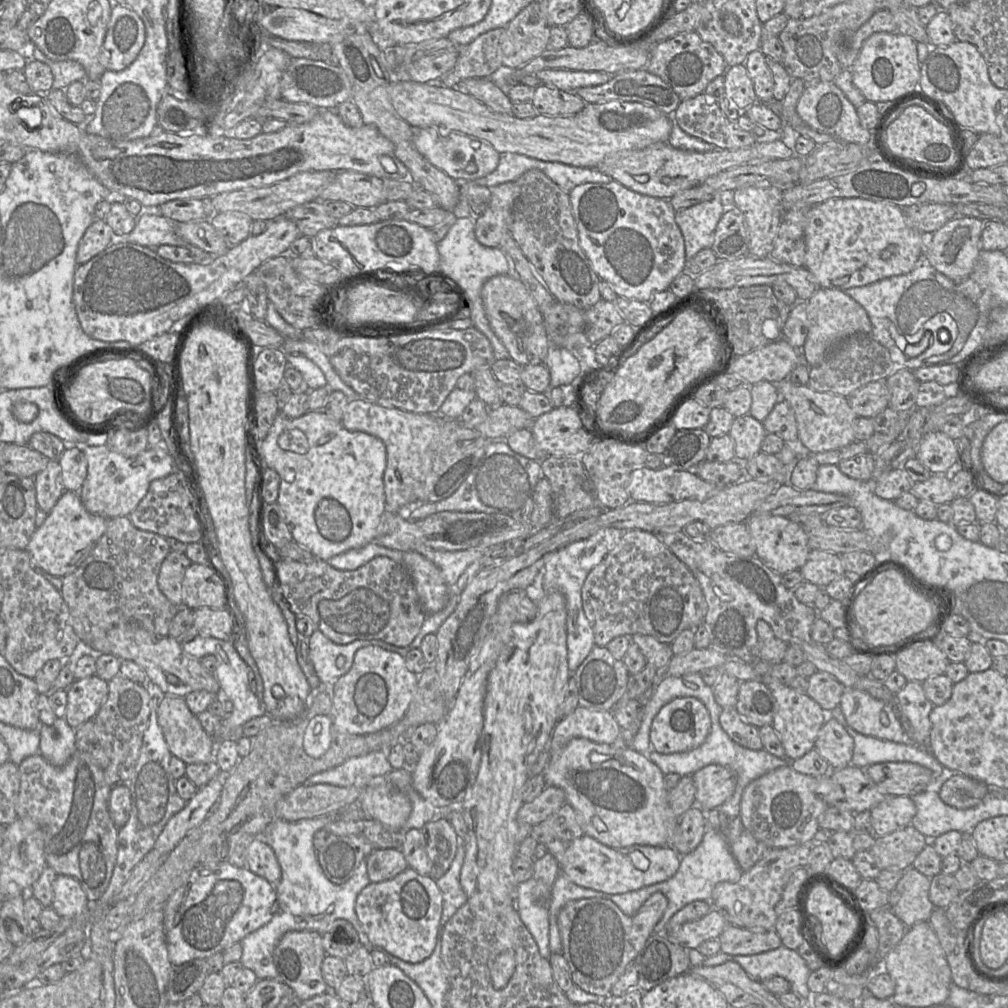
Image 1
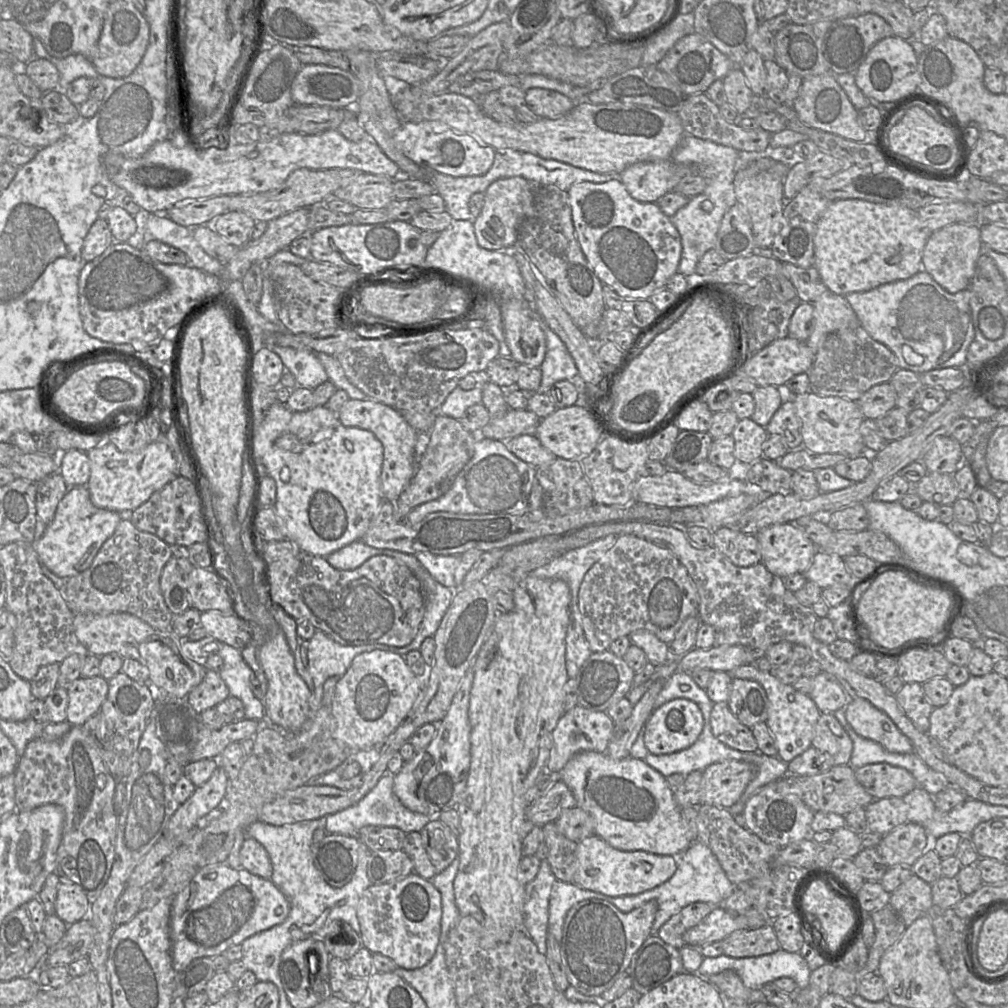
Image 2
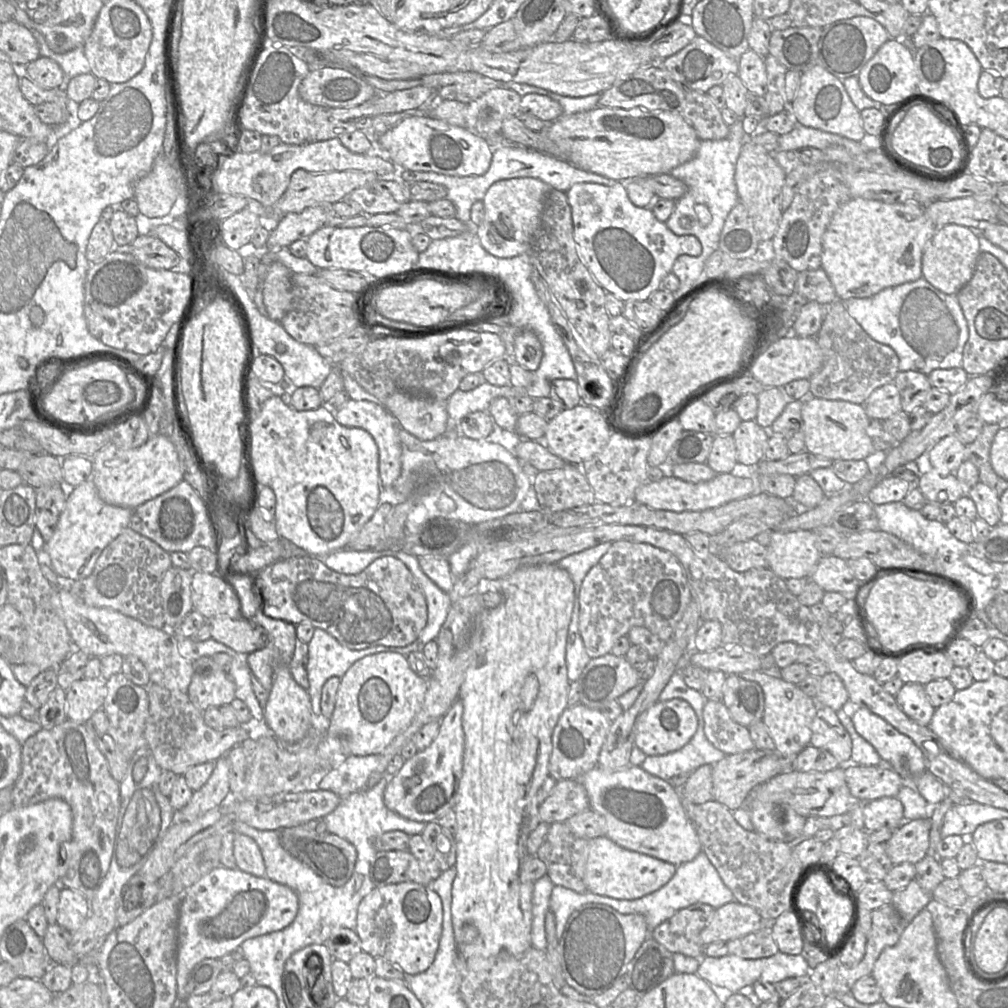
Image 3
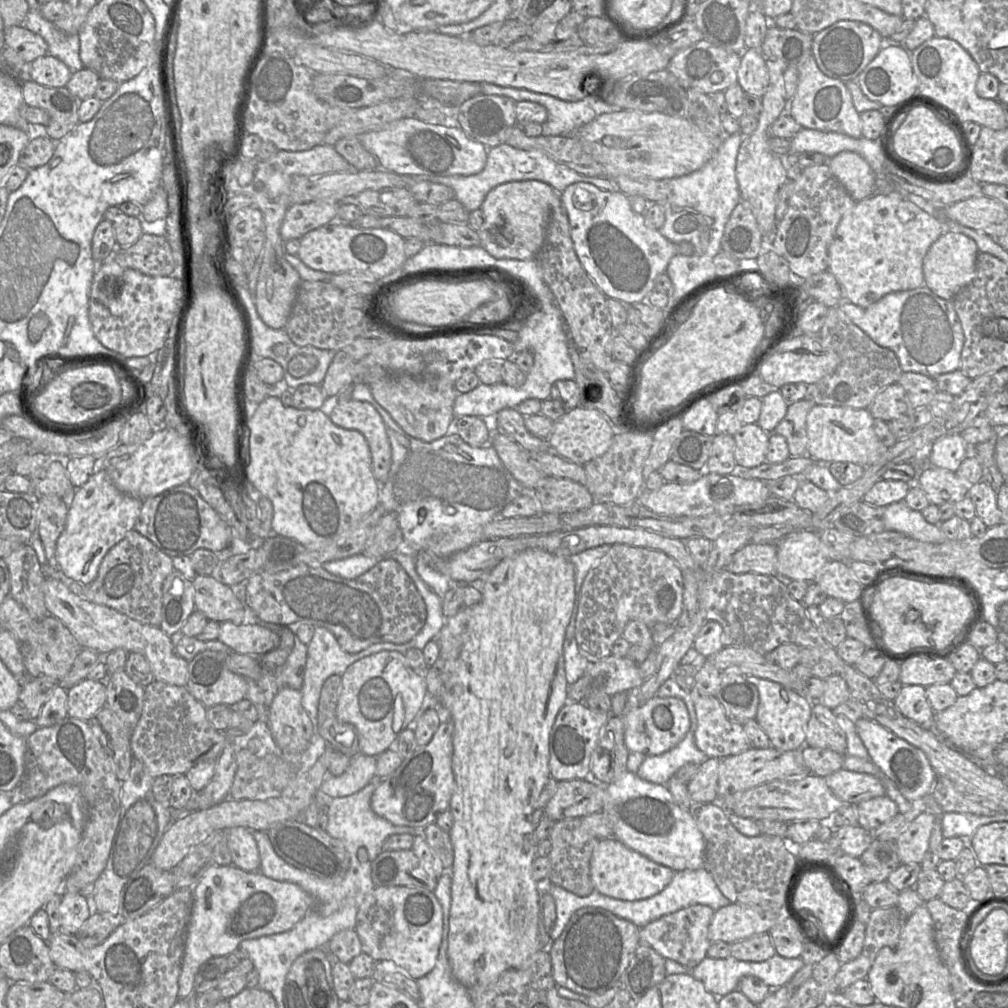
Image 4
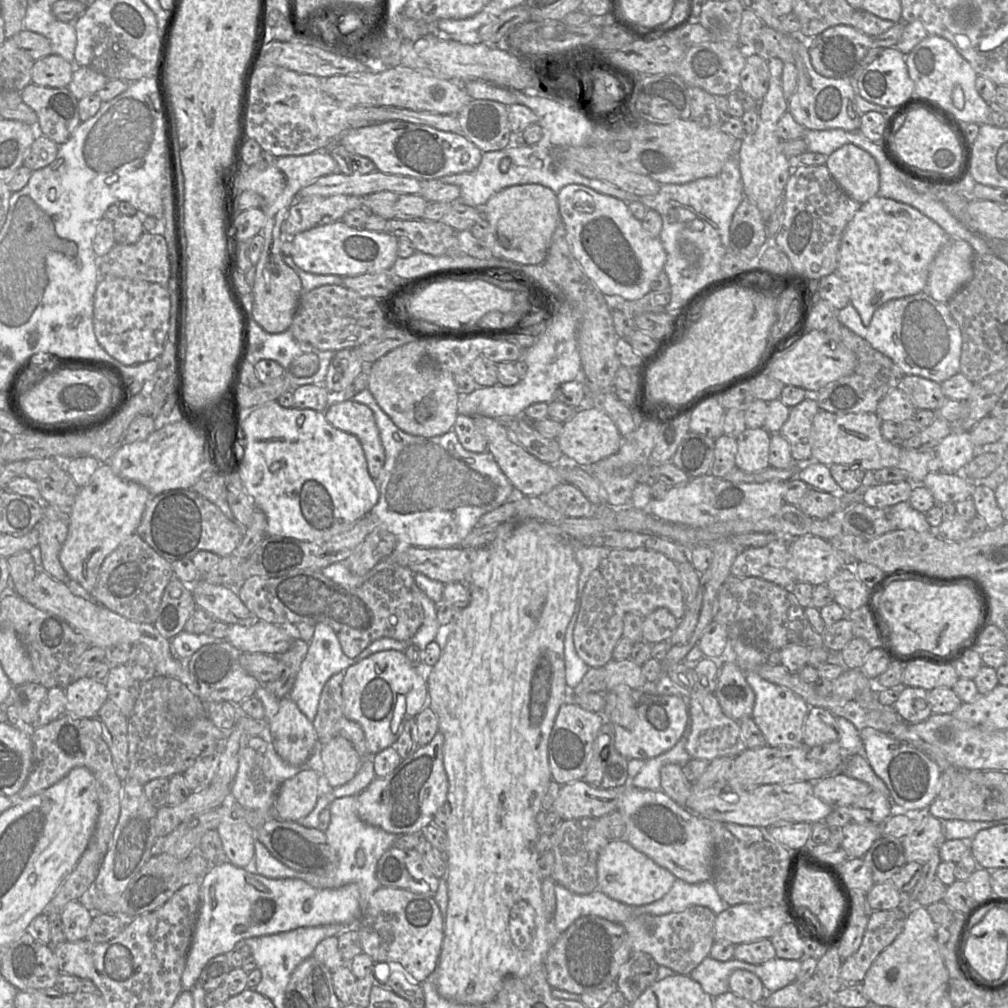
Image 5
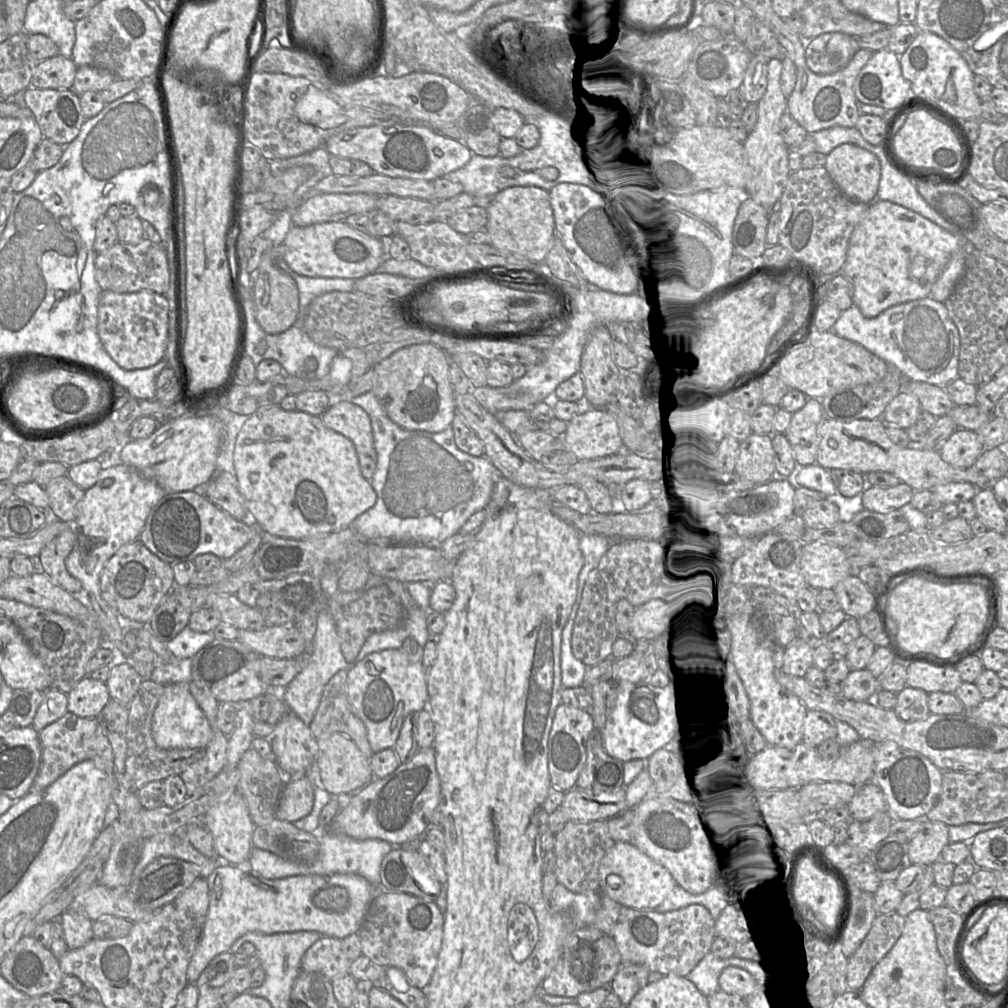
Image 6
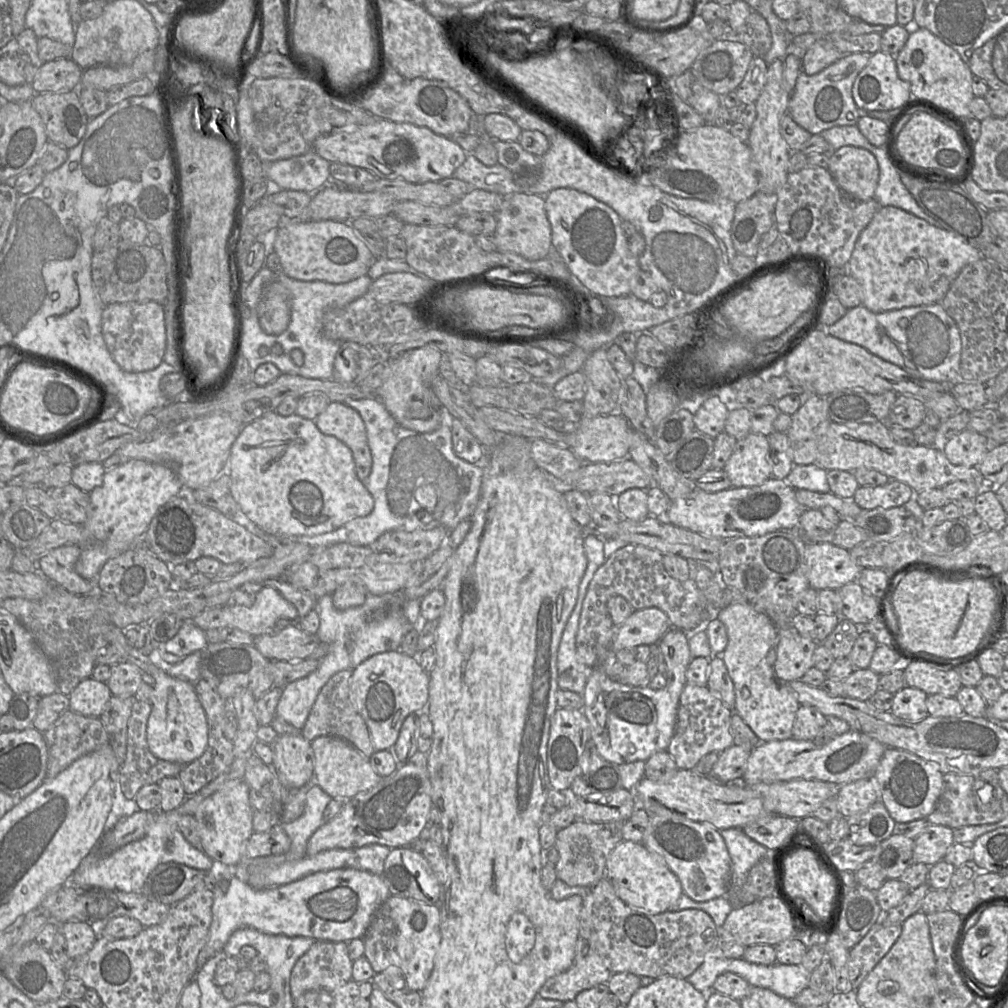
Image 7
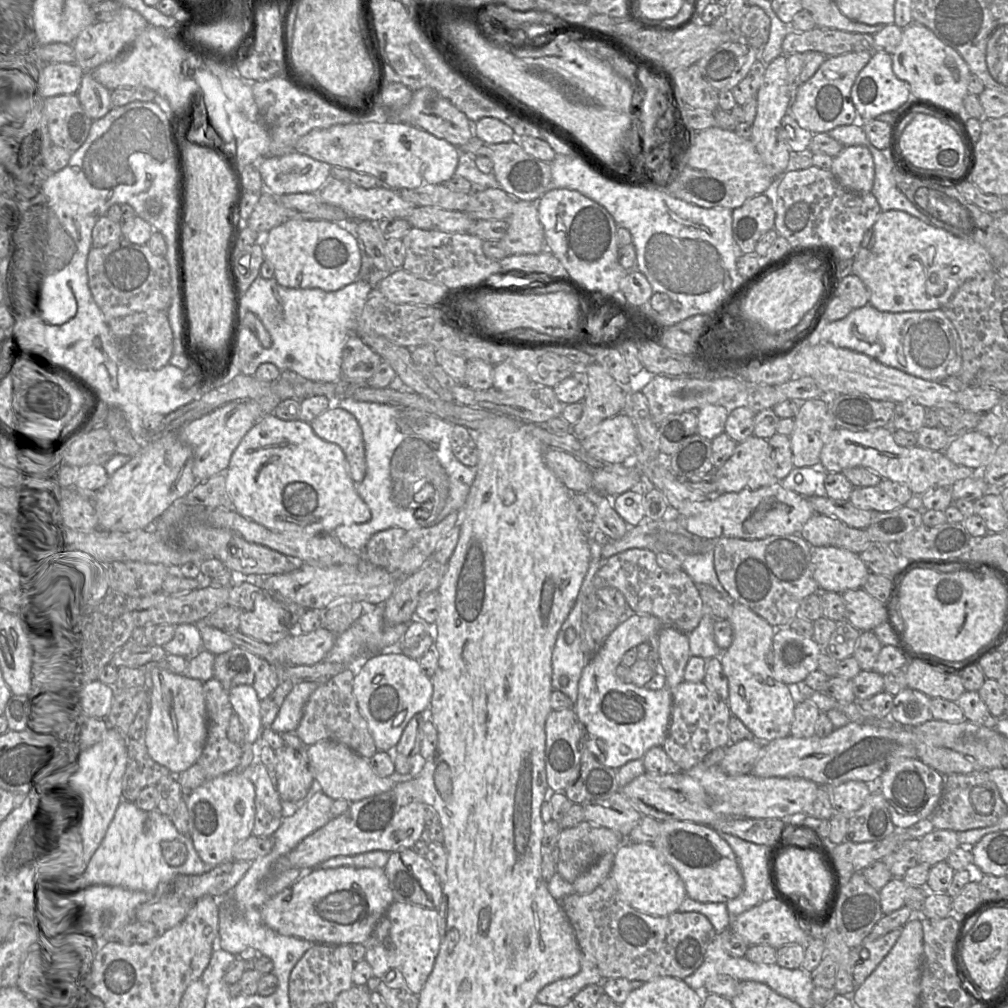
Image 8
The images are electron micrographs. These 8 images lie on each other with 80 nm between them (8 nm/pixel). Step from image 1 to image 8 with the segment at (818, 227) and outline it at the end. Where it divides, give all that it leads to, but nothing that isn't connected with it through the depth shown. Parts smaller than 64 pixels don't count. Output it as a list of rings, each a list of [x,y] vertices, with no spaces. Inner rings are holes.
[[[901,210],[881,211],[875,224],[865,233],[858,253],[853,258],[852,266],[852,273],[858,276],[869,290],[869,304],[879,311],[884,312],[931,311],[941,309],[964,282],[980,273],[985,273],[990,270],[995,270],[993,261],[989,253],[981,245],[955,236],[932,224],[926,224],[918,218]]]

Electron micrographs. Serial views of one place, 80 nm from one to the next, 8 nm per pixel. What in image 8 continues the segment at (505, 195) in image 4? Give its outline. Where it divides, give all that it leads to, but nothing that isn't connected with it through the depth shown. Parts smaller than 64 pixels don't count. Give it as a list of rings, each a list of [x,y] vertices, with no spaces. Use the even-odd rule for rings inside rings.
[[[516,201],[512,213],[505,220],[508,231],[503,241],[510,255],[538,254],[546,249],[537,202]]]

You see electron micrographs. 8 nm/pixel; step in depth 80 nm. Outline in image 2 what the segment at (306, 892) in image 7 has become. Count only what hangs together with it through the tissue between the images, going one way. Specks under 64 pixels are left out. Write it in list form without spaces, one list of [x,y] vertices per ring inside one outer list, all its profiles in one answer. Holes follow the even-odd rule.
[[[208,865],[201,868],[191,881],[171,899],[170,938],[172,965],[176,972],[183,971],[194,959],[215,957],[230,946],[282,923],[290,905],[282,891],[270,880],[228,865]]]

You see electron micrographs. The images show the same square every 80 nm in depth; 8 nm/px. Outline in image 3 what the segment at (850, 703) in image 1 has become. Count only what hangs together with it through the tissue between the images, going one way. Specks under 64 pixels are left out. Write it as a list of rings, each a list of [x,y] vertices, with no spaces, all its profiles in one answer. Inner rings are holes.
[[[855,707],[851,717],[857,733],[889,762],[906,783],[926,771],[923,753],[906,735],[867,708]]]

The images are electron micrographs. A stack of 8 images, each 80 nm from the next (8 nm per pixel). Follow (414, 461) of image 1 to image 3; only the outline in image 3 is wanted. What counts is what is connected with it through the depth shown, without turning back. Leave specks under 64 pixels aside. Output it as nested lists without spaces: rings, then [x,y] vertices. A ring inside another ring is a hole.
[[[351,398],[339,409],[334,410],[336,421],[345,427],[357,427],[371,434],[379,452],[379,477],[383,491],[390,491],[393,483],[401,473],[401,442],[399,438],[399,424],[396,418],[383,405],[370,401],[352,400]]]

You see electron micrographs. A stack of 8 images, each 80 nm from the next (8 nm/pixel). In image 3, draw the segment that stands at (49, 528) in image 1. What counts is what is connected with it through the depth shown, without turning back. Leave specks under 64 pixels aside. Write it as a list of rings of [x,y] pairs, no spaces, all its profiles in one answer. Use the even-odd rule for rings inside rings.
[[[86,480],[74,488],[66,499],[53,536],[43,546],[46,561],[57,575],[80,580],[88,577],[102,551],[127,527],[132,509],[105,503],[93,481]]]

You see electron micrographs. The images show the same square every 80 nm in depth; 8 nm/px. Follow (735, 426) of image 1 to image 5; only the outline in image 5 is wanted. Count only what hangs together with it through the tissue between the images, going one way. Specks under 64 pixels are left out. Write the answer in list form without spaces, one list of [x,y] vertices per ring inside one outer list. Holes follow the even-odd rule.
[[[764,427],[746,428],[737,438],[735,466],[747,473],[755,473],[768,468],[770,436]]]

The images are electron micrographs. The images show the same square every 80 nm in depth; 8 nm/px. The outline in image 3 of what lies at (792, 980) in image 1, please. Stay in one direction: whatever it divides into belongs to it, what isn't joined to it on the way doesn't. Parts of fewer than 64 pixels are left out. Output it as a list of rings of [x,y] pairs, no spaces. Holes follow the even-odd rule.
[[[778,951],[773,956],[759,959],[743,959],[736,955],[722,957],[703,956],[700,959],[696,974],[710,985],[720,987],[726,992],[737,993],[748,991],[757,981],[777,984],[787,978],[807,978],[810,971],[809,965],[800,954],[789,955]]]

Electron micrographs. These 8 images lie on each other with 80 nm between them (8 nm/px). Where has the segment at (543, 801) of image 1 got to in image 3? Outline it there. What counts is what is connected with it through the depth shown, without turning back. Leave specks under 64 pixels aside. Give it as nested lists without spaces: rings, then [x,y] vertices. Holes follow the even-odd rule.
[[[580,780],[557,781],[549,797],[538,807],[542,822],[565,822],[575,814],[590,808],[587,791]]]

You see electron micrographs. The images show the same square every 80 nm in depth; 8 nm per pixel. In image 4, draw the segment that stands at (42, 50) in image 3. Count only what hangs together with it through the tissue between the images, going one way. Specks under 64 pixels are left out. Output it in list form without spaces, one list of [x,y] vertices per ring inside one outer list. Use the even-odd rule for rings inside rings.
[[[29,10],[22,24],[29,31],[40,35],[48,45],[48,54],[61,60],[71,74],[84,68],[79,57],[78,34],[66,34],[44,19],[40,10]]]

